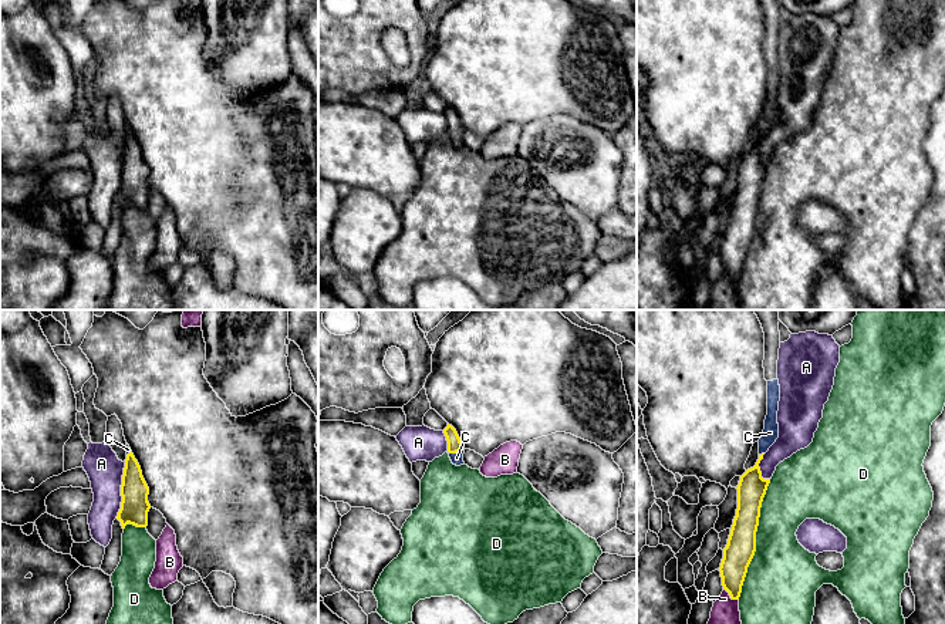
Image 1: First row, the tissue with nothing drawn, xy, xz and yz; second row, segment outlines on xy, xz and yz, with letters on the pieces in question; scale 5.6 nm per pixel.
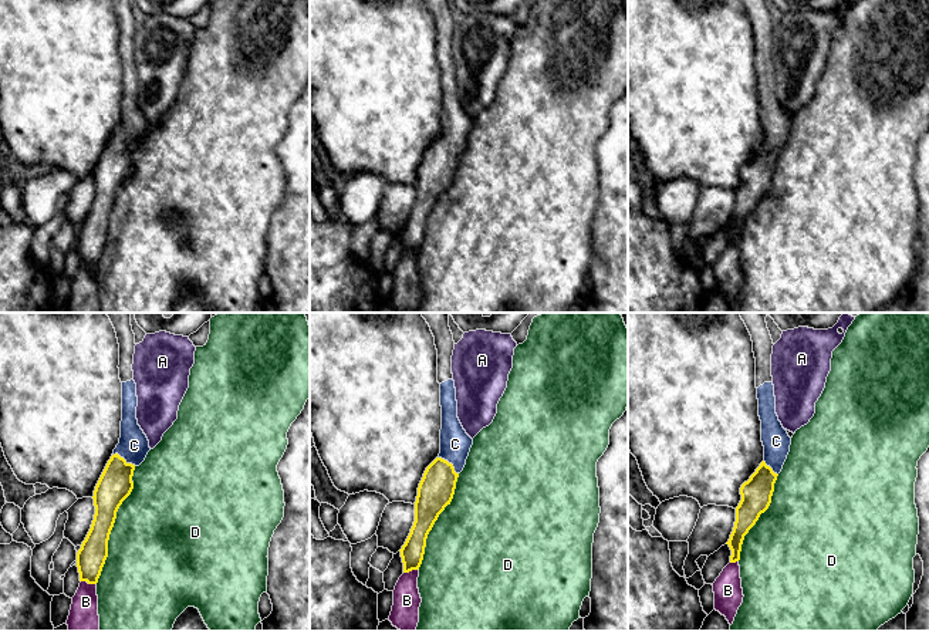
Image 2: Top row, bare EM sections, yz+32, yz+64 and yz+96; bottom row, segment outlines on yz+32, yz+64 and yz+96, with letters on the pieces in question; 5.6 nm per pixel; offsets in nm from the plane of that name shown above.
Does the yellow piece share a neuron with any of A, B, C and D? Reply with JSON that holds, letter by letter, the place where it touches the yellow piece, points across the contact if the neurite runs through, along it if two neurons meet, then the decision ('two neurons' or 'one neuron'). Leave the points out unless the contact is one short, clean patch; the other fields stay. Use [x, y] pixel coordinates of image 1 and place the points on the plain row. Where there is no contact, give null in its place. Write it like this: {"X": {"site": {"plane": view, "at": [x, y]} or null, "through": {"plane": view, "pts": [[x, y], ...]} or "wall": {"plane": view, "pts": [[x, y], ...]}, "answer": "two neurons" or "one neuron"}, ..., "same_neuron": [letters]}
{"A": {"site": {"plane": "xy", "at": [121, 172]}, "answer": "two neurons"}, "B": {"site": {"plane": "yz", "at": [731, 279]}, "answer": "two neurons"}, "C": {"site": {"plane": "xz", "at": [455, 134]}, "through": {"plane": "xz", "pts": [[454, 122], [455, 134], [456, 140]]}, "answer": "one neuron"}, "D": {"site": {"plane": "yz", "at": [755, 221]}, "answer": "two neurons"}, "same_neuron": ["C"]}

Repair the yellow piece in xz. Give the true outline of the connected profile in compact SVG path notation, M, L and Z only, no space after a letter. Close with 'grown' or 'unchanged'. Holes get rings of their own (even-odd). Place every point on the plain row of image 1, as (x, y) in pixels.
M448 105L448 108L443 111L443 115L448 122L448 135L452 145L456 148L465 146L463 144L465 128L462 127L456 111Z; grown

